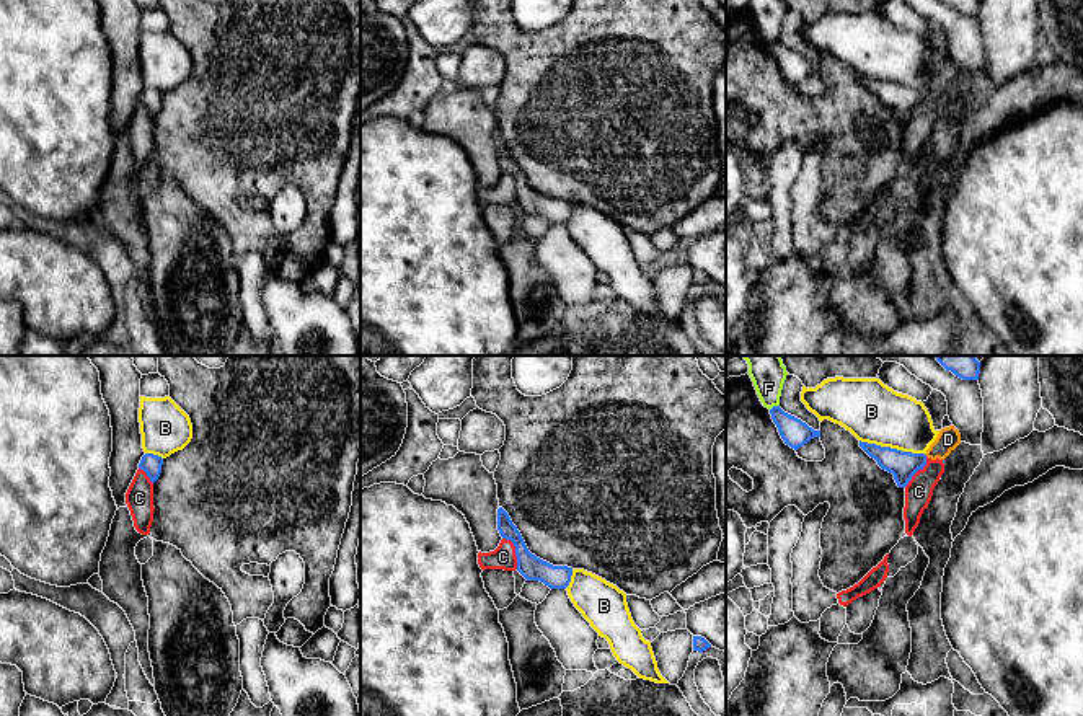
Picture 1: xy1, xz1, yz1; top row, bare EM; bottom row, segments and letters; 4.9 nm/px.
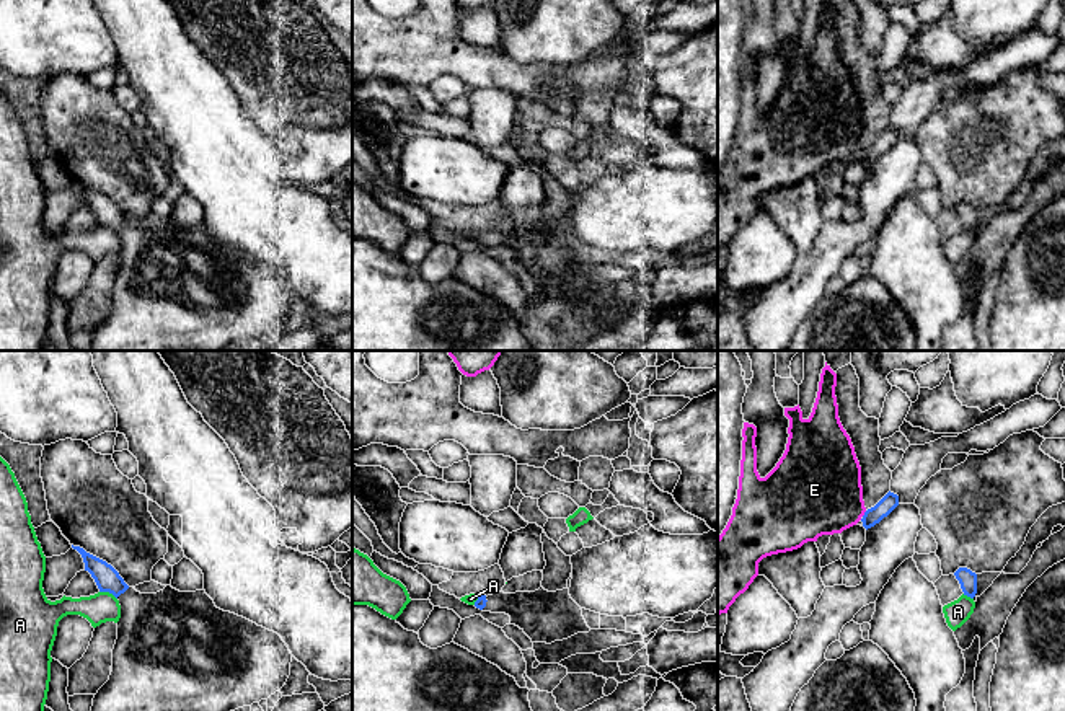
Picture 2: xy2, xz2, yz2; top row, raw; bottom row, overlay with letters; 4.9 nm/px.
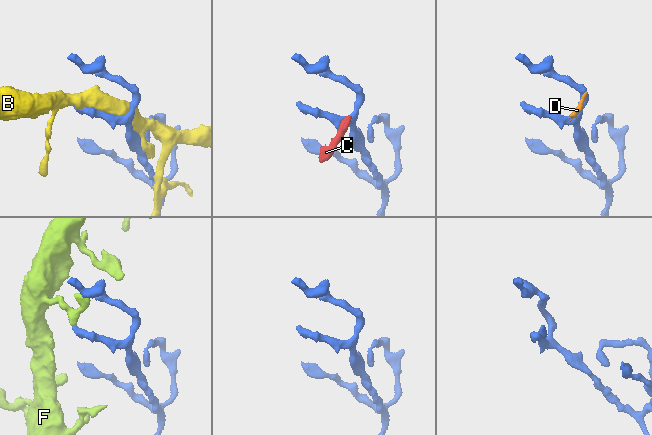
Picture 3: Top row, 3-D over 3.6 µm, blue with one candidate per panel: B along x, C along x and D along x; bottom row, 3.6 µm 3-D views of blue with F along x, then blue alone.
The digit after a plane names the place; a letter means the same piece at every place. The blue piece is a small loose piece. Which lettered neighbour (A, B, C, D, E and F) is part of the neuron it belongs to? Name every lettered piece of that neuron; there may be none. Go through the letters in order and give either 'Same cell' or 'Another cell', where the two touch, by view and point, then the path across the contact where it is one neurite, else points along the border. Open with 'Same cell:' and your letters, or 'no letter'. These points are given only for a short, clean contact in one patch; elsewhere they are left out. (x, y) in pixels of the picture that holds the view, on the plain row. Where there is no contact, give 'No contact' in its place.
Same cell: no letter
A: Another cell. Touches blue at xy2 (108, 225). Boundary: xy2 (100, 225), (108, 225), (116, 234)
B: Another cell. Touches blue at yz1 (892, 83)
C: Another cell. Touches blue at xz1 (516, 186). Boundary: xz1 (503, 172), (514, 181), (517, 203)
D: Another cell. No contact
E: Another cell. Touches blue at yz2 (865, 149). Boundary: yz2 (866, 145), (861, 150)
F: Another cell. Touches blue at yz1 (773, 41)

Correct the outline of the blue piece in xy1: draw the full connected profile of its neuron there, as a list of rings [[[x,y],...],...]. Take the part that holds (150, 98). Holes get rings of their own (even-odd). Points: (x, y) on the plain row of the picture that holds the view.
[[[145,88],[139,98],[139,103],[147,108],[152,117],[155,117],[161,108],[163,93],[153,88]]]

